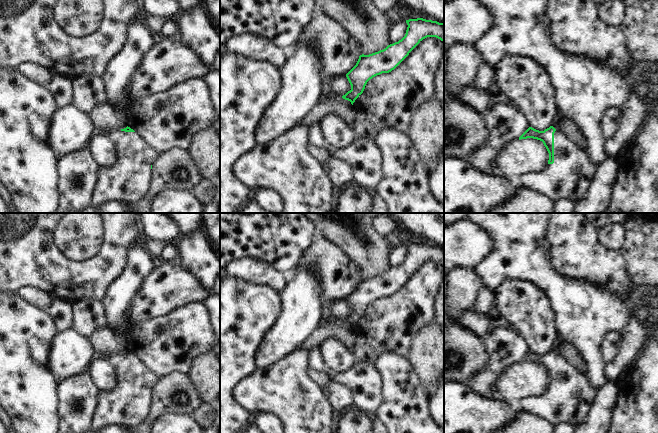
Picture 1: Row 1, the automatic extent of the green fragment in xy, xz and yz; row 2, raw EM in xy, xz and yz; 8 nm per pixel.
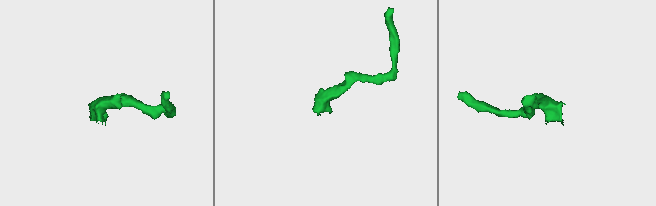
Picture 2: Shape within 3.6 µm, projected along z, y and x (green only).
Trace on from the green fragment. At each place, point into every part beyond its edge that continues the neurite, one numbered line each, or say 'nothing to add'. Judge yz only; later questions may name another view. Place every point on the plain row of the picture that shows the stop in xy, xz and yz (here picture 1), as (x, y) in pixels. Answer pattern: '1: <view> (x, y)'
1: yz (569, 401)

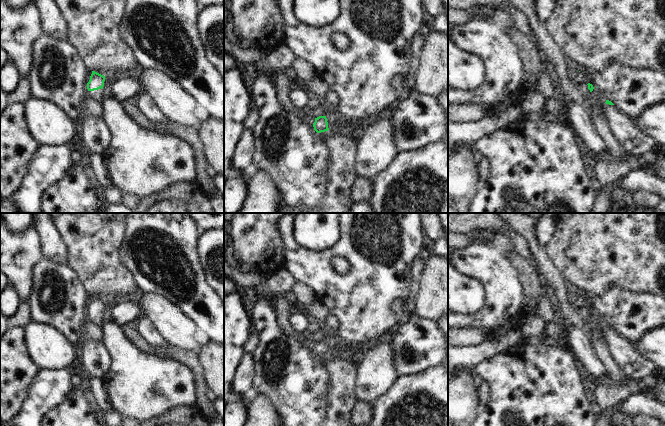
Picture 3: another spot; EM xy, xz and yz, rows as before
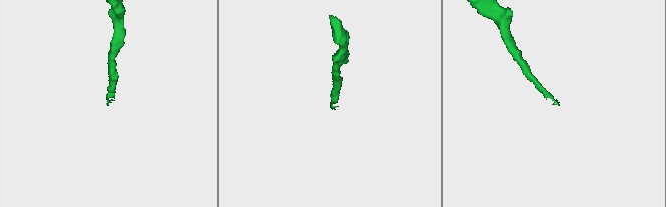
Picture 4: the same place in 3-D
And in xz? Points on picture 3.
nothing to add

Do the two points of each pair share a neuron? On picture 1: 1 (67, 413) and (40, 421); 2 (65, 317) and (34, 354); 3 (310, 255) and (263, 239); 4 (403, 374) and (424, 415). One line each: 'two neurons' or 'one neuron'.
1: two neurons
2: two neurons
3: two neurons
4: one neuron

